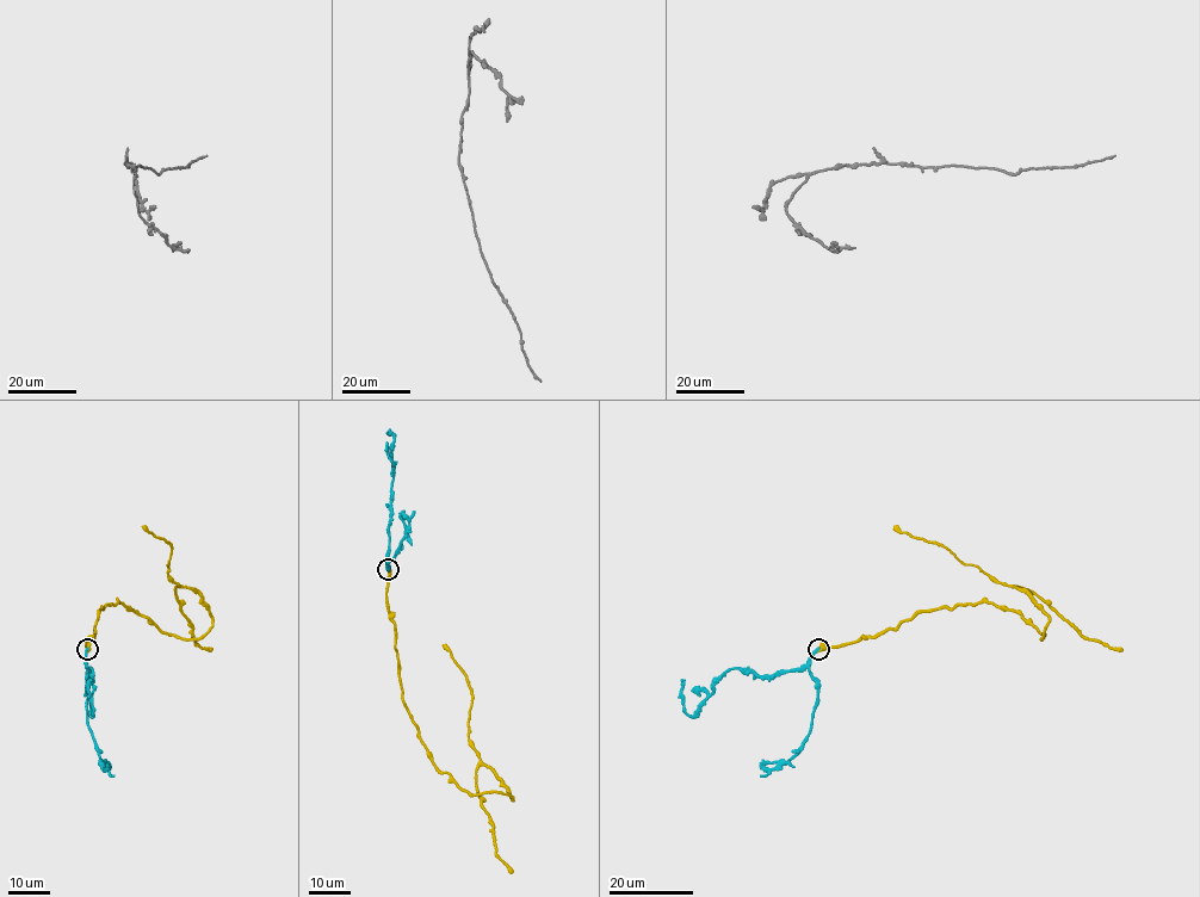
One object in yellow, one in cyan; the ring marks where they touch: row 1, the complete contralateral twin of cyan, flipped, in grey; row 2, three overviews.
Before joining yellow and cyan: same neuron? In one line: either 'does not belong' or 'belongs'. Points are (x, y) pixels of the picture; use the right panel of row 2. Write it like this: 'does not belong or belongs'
does not belong

